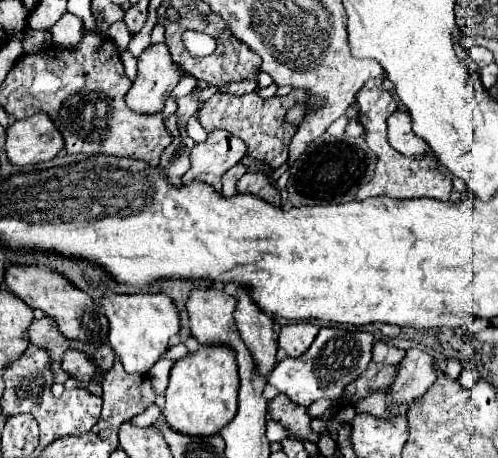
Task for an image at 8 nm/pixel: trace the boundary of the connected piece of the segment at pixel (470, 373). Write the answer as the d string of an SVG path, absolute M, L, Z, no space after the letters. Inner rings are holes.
M462 369L462 373L460 373L460 385L462 387L466 387L466 389L472 389L474 385L476 385L476 381L478 381L478 373L476 373L476 369Z

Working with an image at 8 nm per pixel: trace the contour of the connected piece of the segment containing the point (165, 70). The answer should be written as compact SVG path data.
M166 43L150 45L138 57L138 77L126 93L126 105L142 115L160 113L178 81L180 73L170 59Z

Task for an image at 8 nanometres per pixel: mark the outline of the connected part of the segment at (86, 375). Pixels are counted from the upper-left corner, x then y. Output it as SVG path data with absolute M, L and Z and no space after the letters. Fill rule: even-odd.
M68 349L62 355L62 369L72 377L72 379L88 379L94 381L96 375L96 365L94 361L84 355L78 349Z

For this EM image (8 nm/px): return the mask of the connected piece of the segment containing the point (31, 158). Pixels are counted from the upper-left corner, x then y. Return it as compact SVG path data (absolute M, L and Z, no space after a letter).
M46 113L14 121L6 133L6 155L12 165L36 165L50 161L62 147L64 139Z

